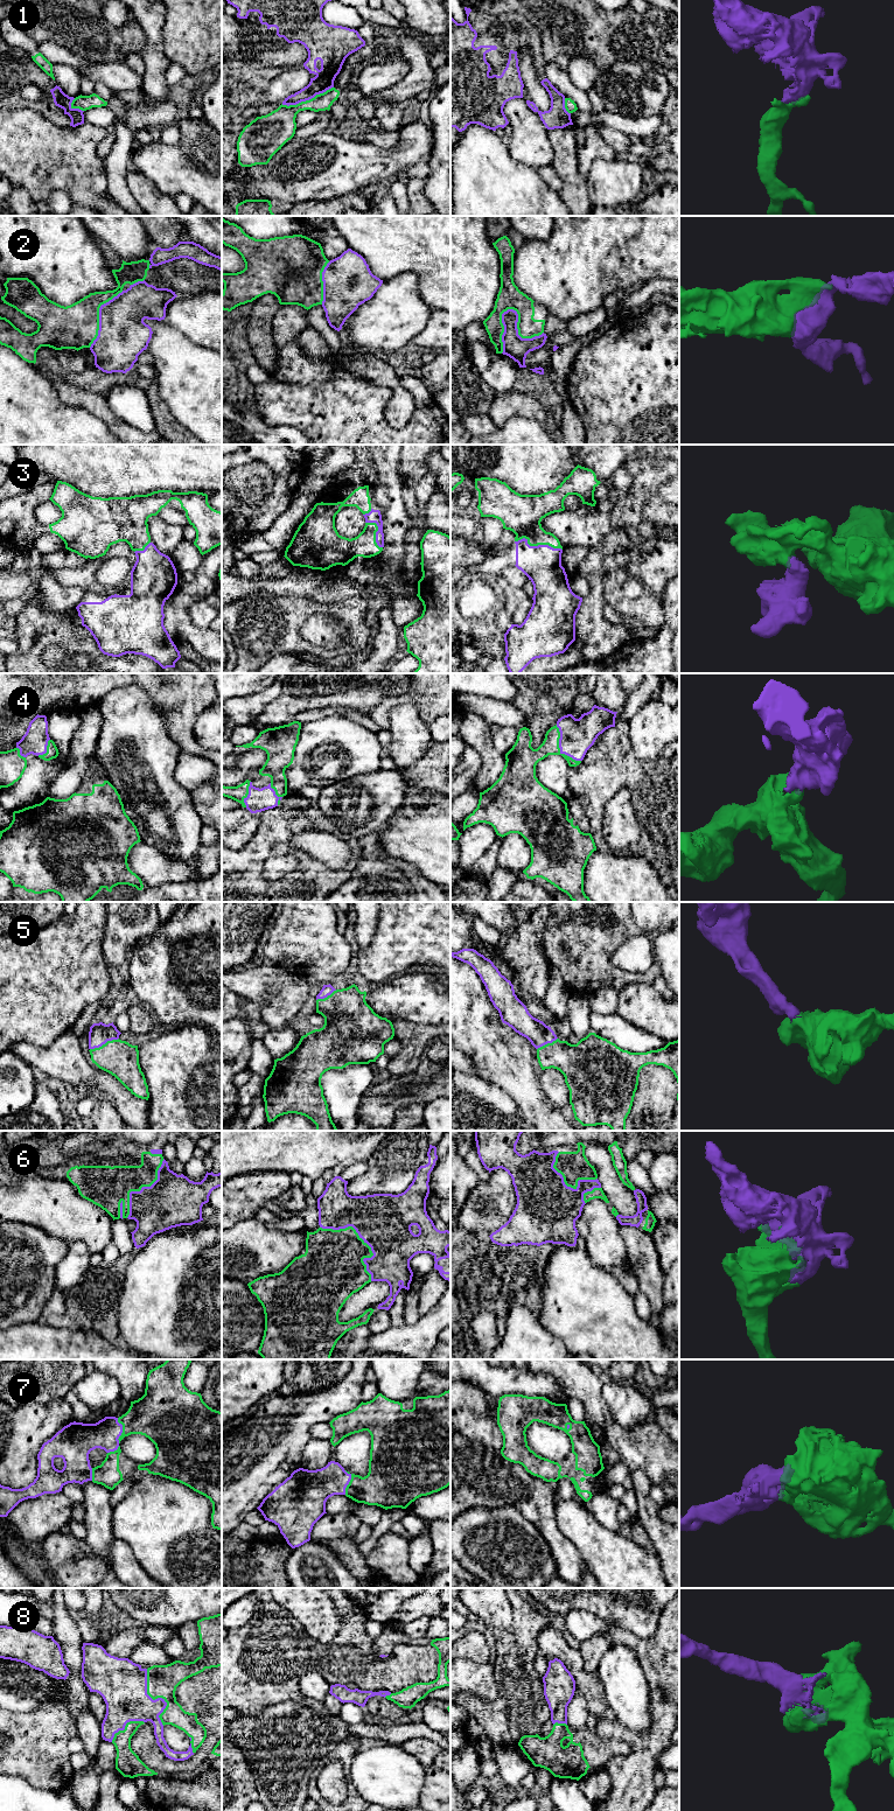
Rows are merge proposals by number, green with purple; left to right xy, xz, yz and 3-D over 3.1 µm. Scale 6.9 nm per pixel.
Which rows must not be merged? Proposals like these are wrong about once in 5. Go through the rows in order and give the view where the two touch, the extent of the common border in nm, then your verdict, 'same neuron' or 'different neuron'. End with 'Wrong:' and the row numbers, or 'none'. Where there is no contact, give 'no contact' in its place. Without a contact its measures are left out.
1: contact in xz; length 380 nm; different neuron
2: contact in yz; length 320 nm; different neuron
3: contact in yz; length 340 nm; same neuron
4: contact in yz; length 300 nm; same neuron
5: contact in xy; length 220 nm; same neuron
6: contact in xz; length 500 nm; same neuron
7: contact in xy; length 180 nm; same neuron
8: contact in xy; length 420 nm; same neuron
Wrong: 1, 2

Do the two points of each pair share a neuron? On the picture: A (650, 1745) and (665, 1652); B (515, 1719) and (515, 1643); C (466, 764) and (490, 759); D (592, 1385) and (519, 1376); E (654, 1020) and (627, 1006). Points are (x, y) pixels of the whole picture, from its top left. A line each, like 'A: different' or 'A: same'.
A: same
B: same
C: different
D: different
E: same

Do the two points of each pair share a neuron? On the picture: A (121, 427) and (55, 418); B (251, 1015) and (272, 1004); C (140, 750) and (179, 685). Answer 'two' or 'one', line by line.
A: two
B: two
C: two

